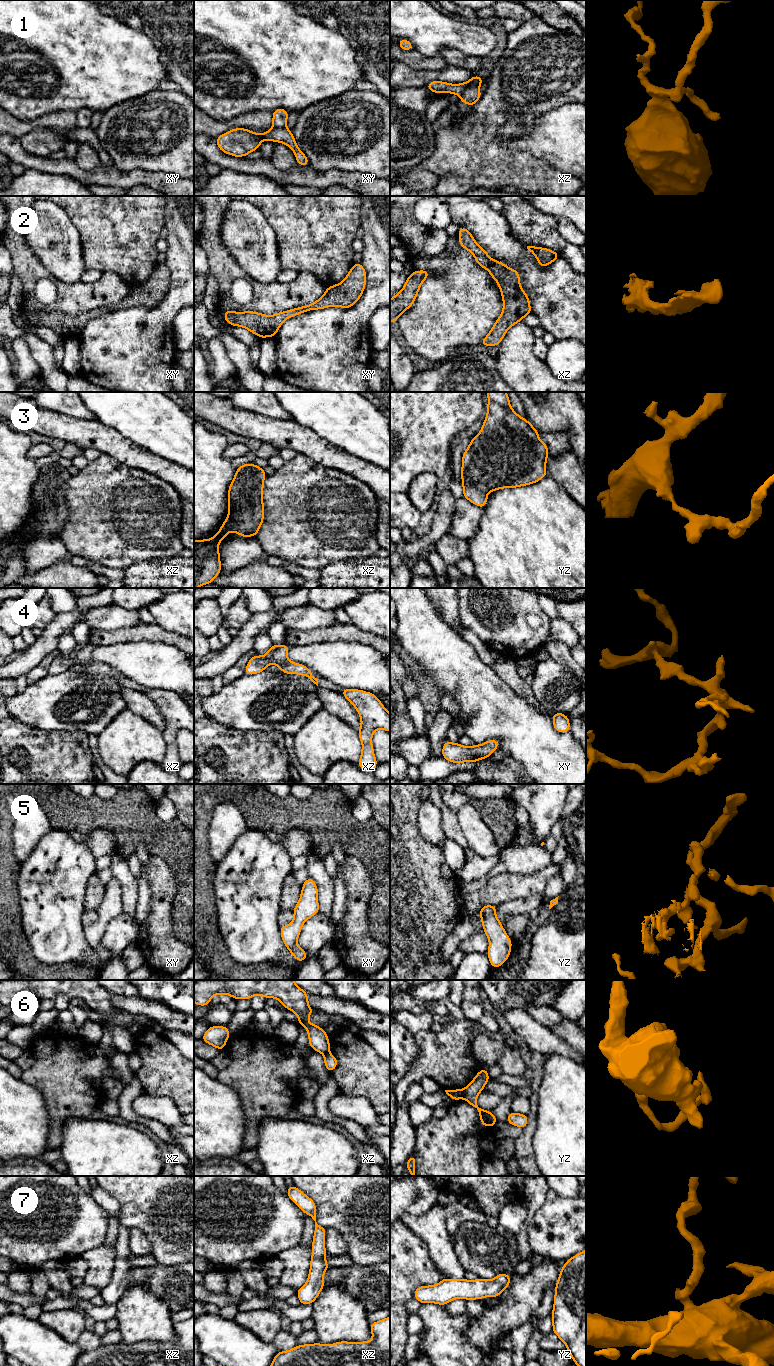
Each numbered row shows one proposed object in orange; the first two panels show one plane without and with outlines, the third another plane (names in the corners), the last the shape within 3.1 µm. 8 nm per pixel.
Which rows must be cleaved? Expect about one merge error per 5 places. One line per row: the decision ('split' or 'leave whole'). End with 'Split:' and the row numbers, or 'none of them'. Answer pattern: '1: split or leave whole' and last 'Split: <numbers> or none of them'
1: split
2: leave whole
3: leave whole
4: leave whole
5: leave whole
6: split
7: leave whole
Split: 1, 6

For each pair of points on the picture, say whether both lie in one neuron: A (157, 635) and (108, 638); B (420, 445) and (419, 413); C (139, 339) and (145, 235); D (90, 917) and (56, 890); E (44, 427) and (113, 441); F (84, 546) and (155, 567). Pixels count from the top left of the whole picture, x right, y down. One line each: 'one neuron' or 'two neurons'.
A: one neuron
B: one neuron
C: two neurons
D: two neurons
E: one neuron
F: two neurons

